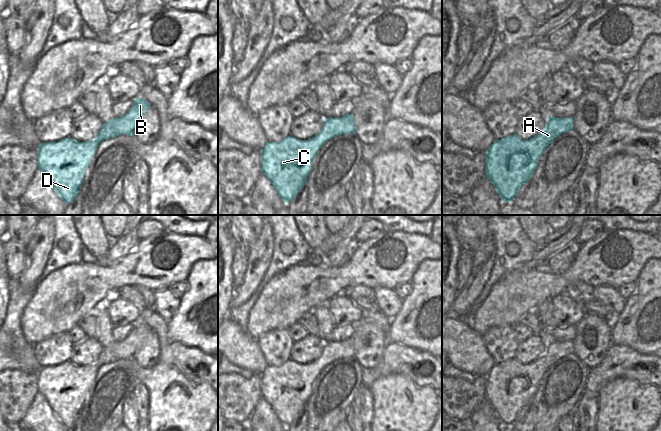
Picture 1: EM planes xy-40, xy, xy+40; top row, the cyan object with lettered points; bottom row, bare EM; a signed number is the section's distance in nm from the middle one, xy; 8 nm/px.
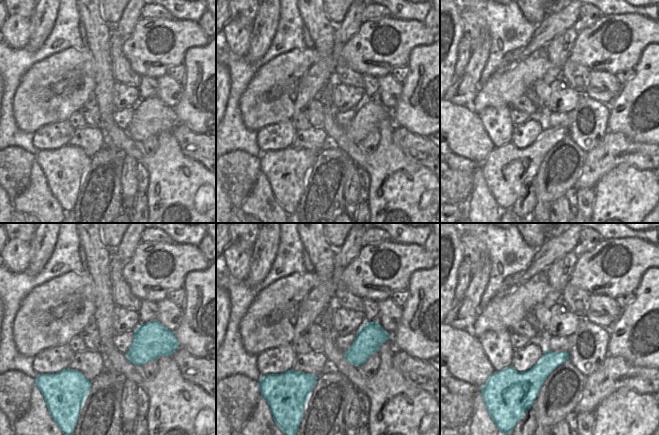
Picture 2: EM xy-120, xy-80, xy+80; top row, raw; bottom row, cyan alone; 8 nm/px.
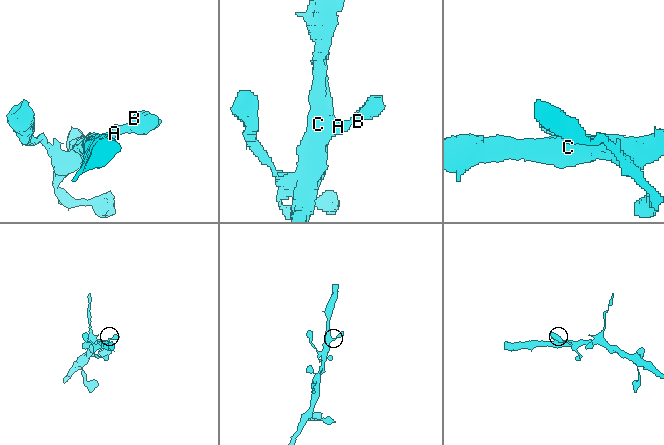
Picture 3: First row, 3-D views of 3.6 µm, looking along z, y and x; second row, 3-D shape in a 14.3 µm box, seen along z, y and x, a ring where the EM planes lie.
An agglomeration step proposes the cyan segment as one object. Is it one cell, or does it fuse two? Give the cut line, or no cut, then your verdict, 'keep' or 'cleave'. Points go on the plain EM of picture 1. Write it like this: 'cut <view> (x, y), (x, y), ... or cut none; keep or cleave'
cut none; keep

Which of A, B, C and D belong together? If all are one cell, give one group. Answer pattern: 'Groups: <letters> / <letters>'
Groups: A B C D.

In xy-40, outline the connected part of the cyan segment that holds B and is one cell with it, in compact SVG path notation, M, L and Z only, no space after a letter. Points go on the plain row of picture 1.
M142 322L133 324L133 329L124 340L104 347L97 361L88 366L78 366L69 361L39 369L37 392L45 397L63 426L68 428L79 418L85 393L99 367L122 358L133 360L133 355L150 331L149 326Z

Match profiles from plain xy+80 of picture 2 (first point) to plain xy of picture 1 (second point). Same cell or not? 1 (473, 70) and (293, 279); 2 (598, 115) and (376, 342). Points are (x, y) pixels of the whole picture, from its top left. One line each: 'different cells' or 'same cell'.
1: different cells
2: same cell

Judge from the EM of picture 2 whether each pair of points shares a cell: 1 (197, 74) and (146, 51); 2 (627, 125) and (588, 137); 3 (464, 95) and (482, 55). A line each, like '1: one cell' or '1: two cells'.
1: two cells
2: two cells
3: one cell

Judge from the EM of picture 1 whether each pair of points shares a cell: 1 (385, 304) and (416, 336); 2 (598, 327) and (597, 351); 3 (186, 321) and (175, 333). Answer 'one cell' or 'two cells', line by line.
1: two cells
2: one cell
3: one cell

